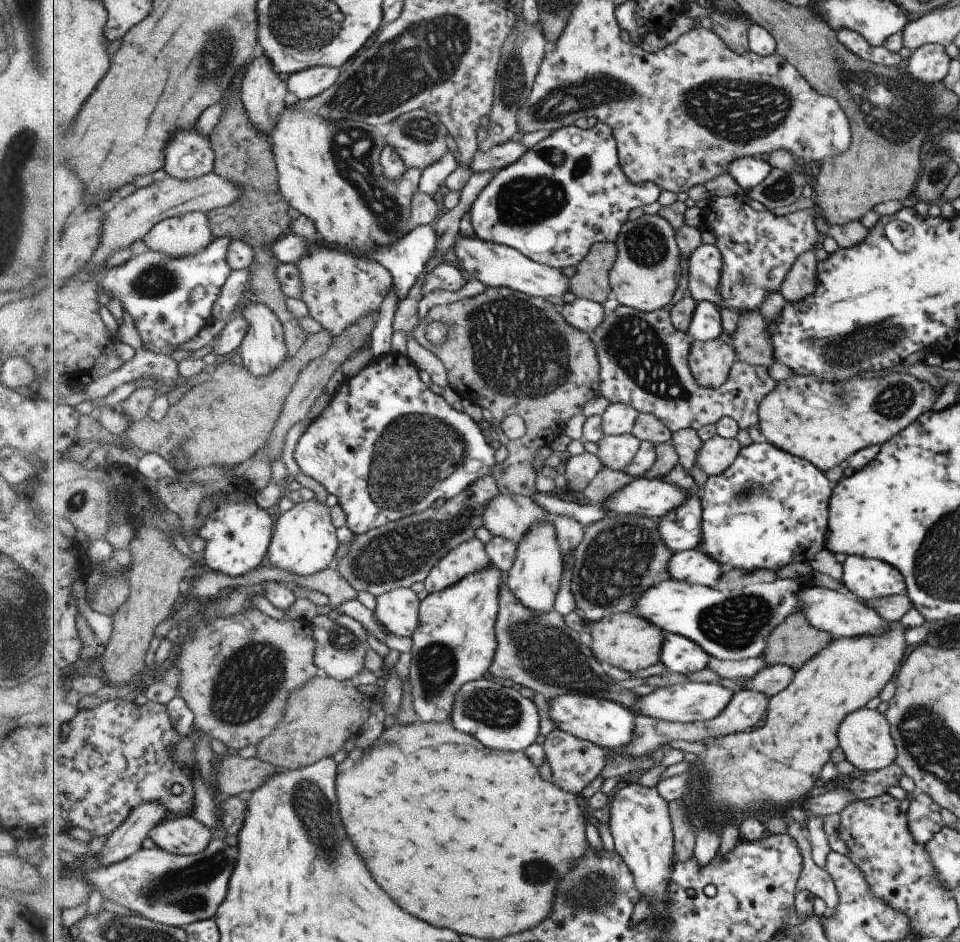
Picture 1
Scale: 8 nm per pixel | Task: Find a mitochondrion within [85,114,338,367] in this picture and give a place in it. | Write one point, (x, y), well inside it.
(156, 279)

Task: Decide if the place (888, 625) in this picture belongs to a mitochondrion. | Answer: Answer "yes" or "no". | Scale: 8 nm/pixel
no

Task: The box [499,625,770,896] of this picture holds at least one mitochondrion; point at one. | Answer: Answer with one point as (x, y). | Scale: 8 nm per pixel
(725, 765)

